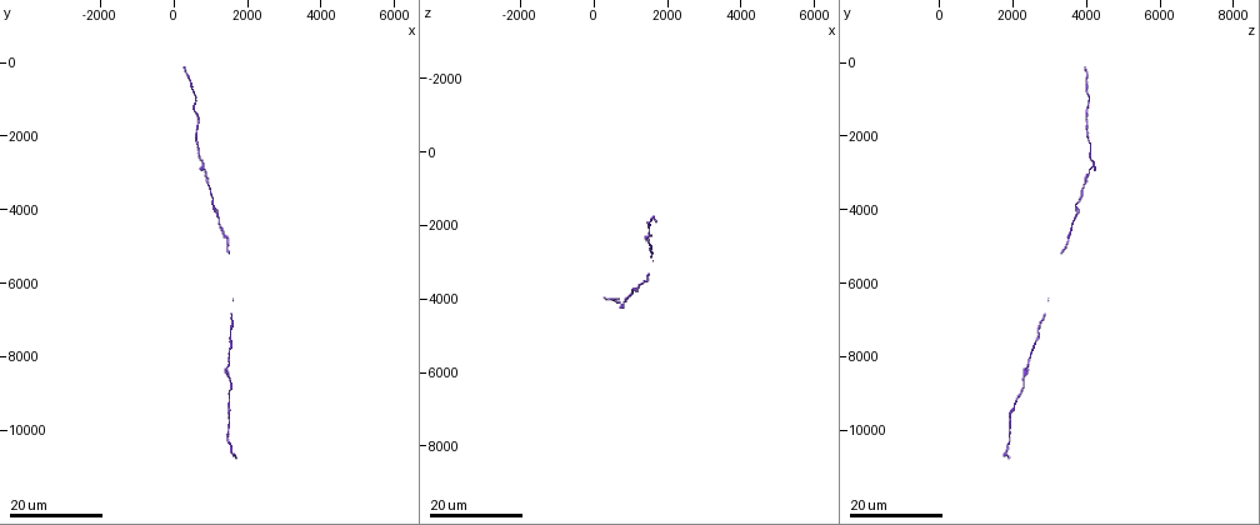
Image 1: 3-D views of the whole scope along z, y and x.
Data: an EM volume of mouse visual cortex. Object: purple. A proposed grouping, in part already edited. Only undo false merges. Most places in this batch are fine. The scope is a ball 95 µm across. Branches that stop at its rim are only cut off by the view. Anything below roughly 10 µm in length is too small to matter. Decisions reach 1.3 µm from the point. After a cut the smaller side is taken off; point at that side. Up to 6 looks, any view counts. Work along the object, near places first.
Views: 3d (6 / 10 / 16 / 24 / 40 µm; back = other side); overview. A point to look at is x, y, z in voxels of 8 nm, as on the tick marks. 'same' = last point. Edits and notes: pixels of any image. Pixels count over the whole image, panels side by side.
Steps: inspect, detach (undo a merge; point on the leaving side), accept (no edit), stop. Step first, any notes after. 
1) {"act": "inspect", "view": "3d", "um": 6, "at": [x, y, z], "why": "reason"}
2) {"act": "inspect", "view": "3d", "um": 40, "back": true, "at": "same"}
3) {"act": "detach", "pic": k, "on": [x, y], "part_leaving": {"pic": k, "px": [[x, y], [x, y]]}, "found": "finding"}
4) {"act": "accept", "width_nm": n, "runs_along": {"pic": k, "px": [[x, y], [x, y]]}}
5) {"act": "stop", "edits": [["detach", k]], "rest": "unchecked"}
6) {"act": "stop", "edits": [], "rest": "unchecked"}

{"act": "inspect", "view": "3d", "um": 24, "at": [1600, 7300, 2600], "why": "narrows sharply"}

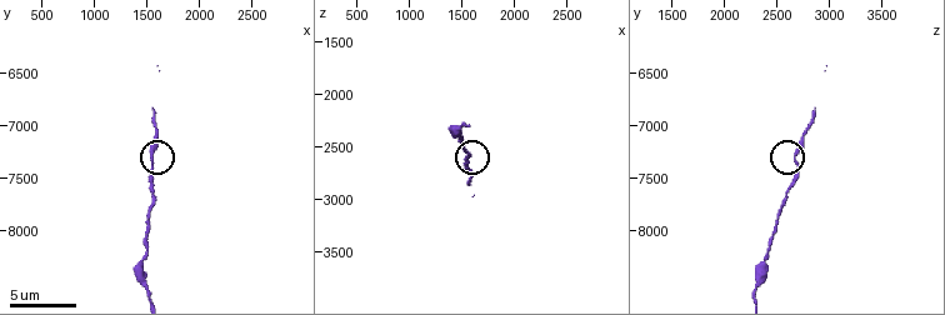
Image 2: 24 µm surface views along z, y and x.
{"act": "inspect", "view": "3d", "um": 6, "at": [1560, 7380, 2680]}

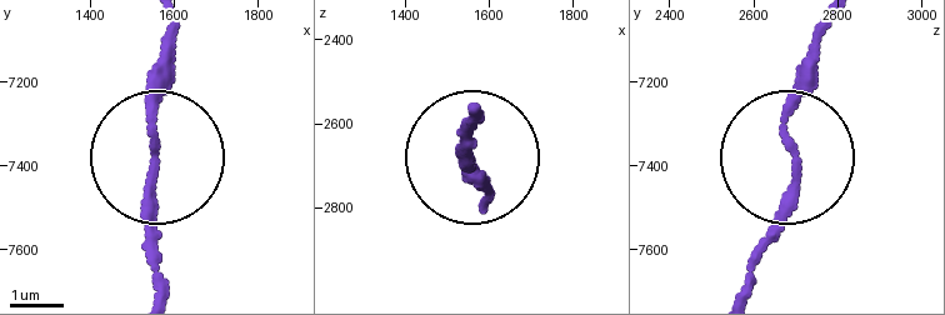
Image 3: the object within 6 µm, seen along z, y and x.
{"act": "accept", "found": "continuous, no second neuron"}

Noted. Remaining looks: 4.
{"act": "inspect", "view": "3d", "um": 24, "at": [1500, 9400, 2100], "why": "calibre changes"}

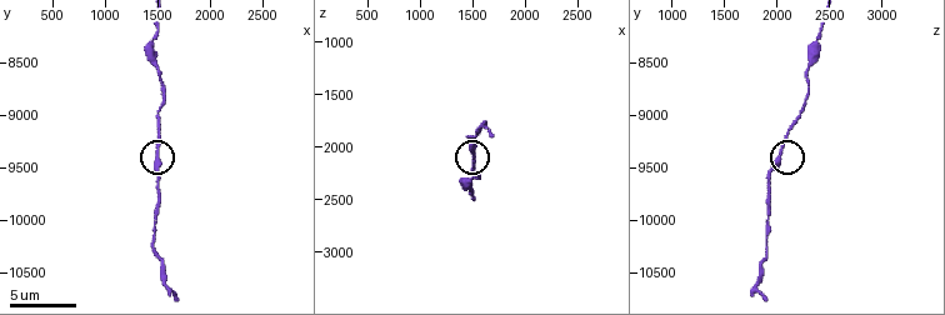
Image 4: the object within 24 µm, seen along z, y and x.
{"act": "inspect", "view": "3d", "um": 10, "at": [1500, 9300, 2060]}

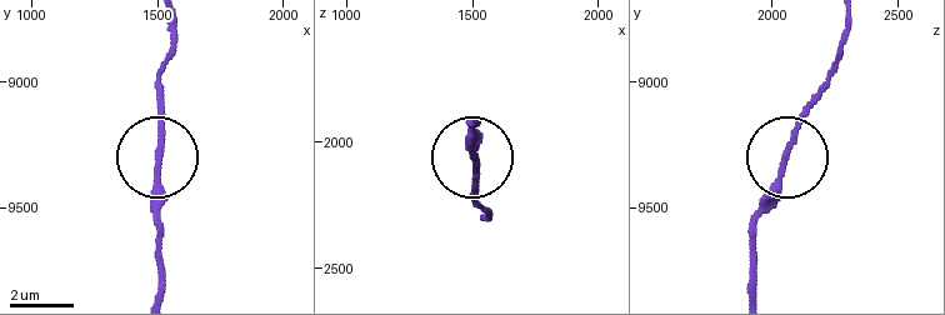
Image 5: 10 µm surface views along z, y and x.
{"act": "accept", "width_nm": 180, "runs_along": {"pic": 5, "px": [[169, 20], [160, 76], [160, 259]]}, "found": "continuous, no second neuron"}

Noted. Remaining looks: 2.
{"act": "inspect", "view": "3d", "um": 6, "at": [1480, 8520, 2320]}

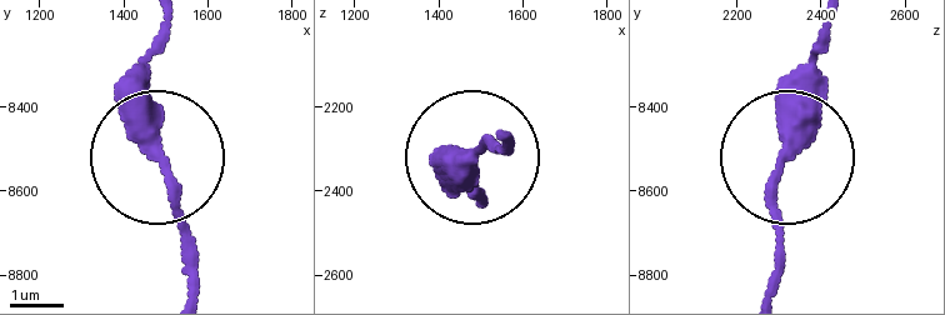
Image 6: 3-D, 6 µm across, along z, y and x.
{"act": "accept", "found": "one neuron here"}

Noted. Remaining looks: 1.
{"act": "stop", "edits": [], "rest": "unchecked"}

